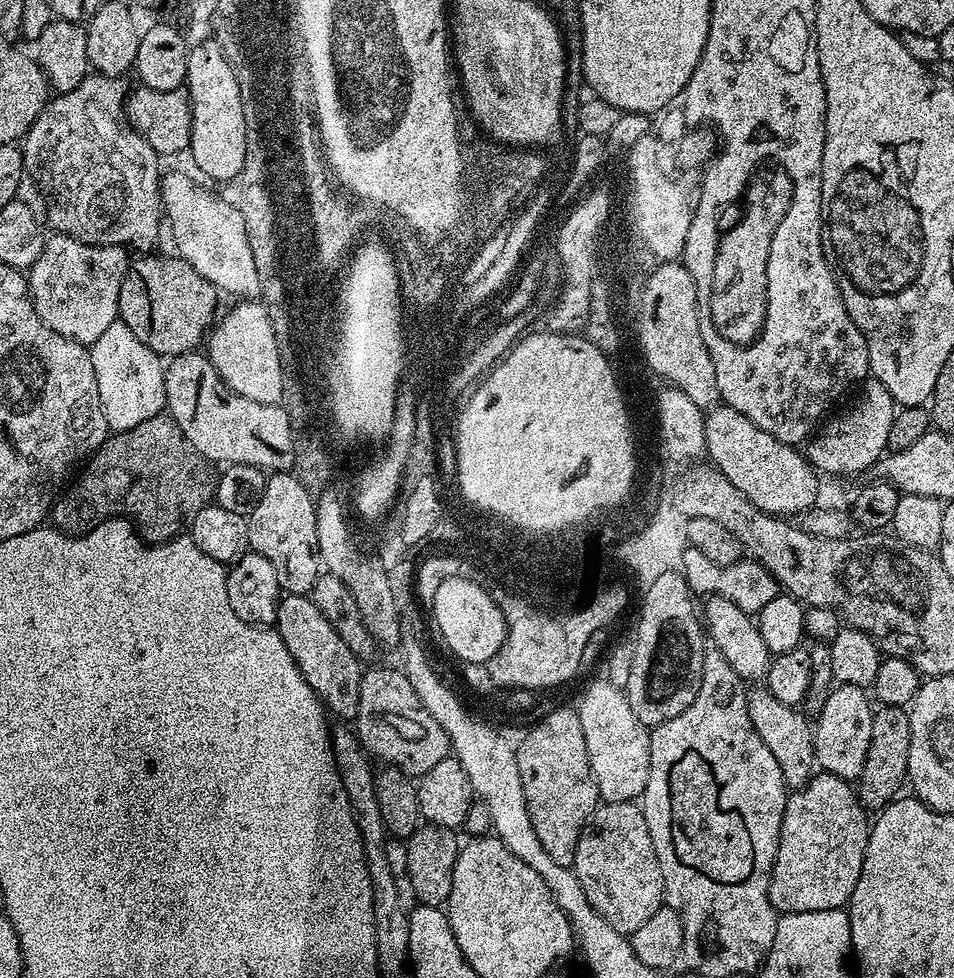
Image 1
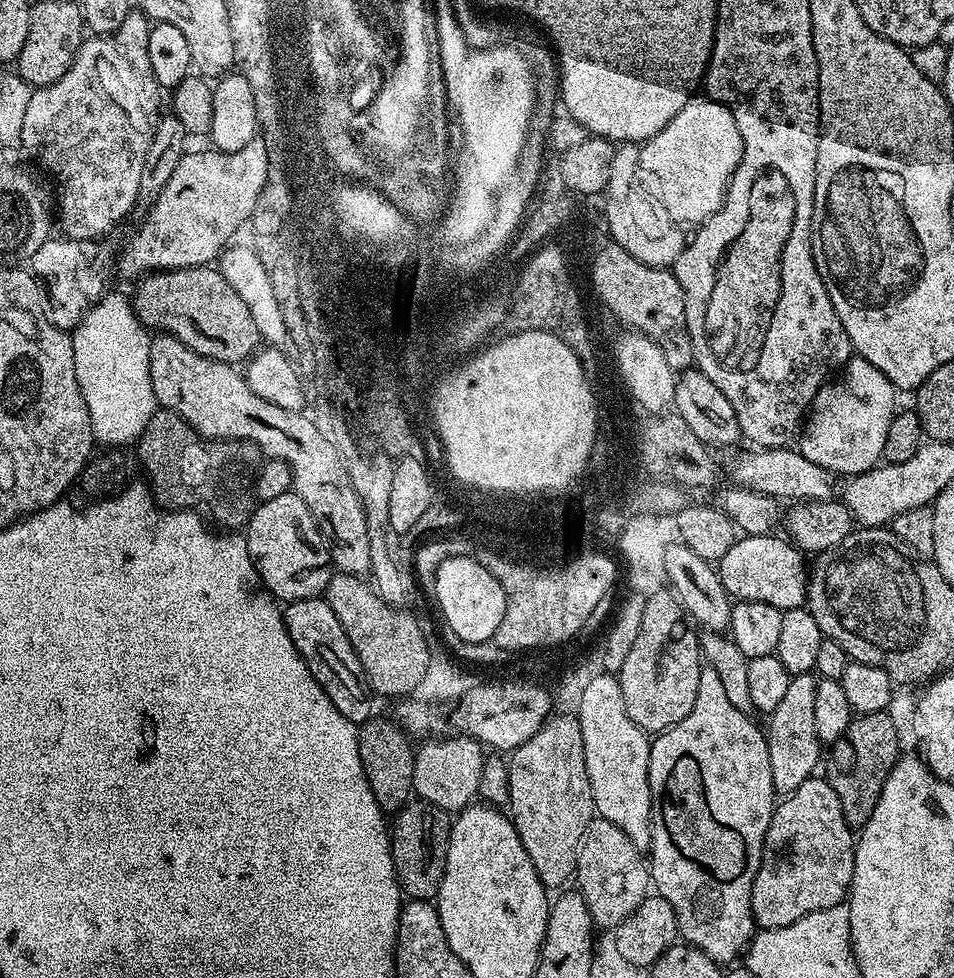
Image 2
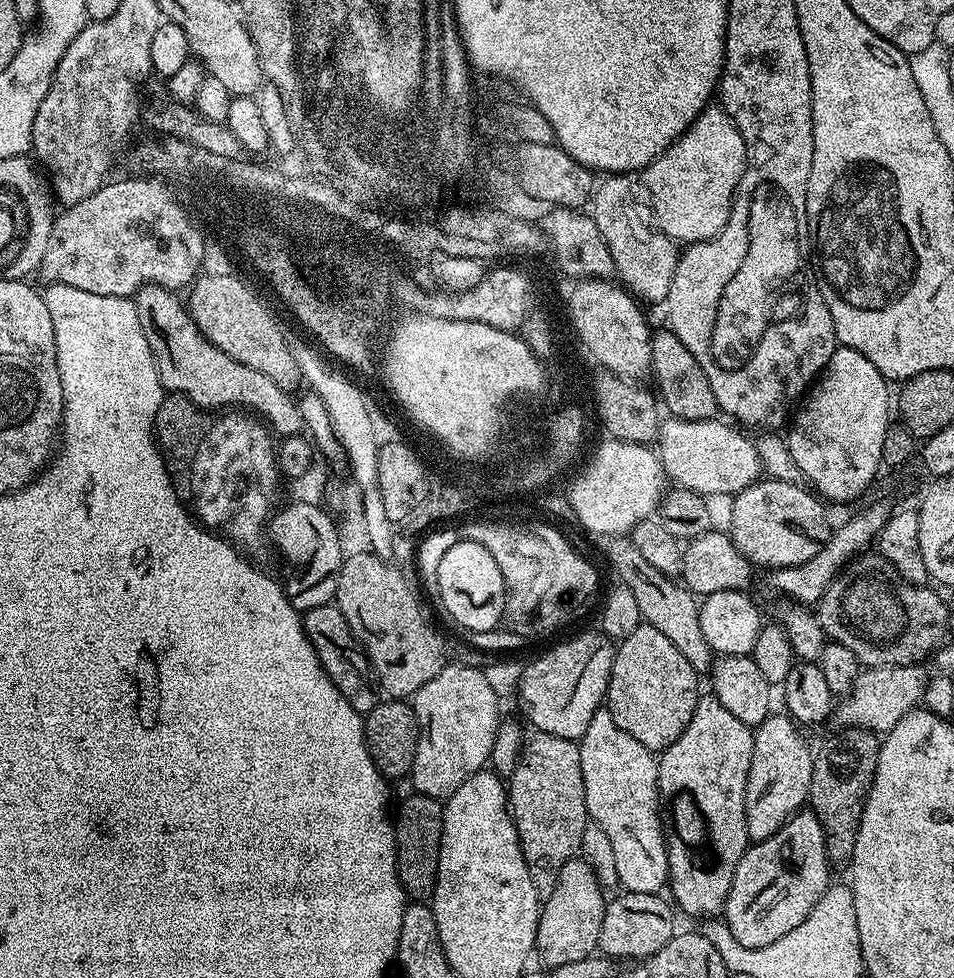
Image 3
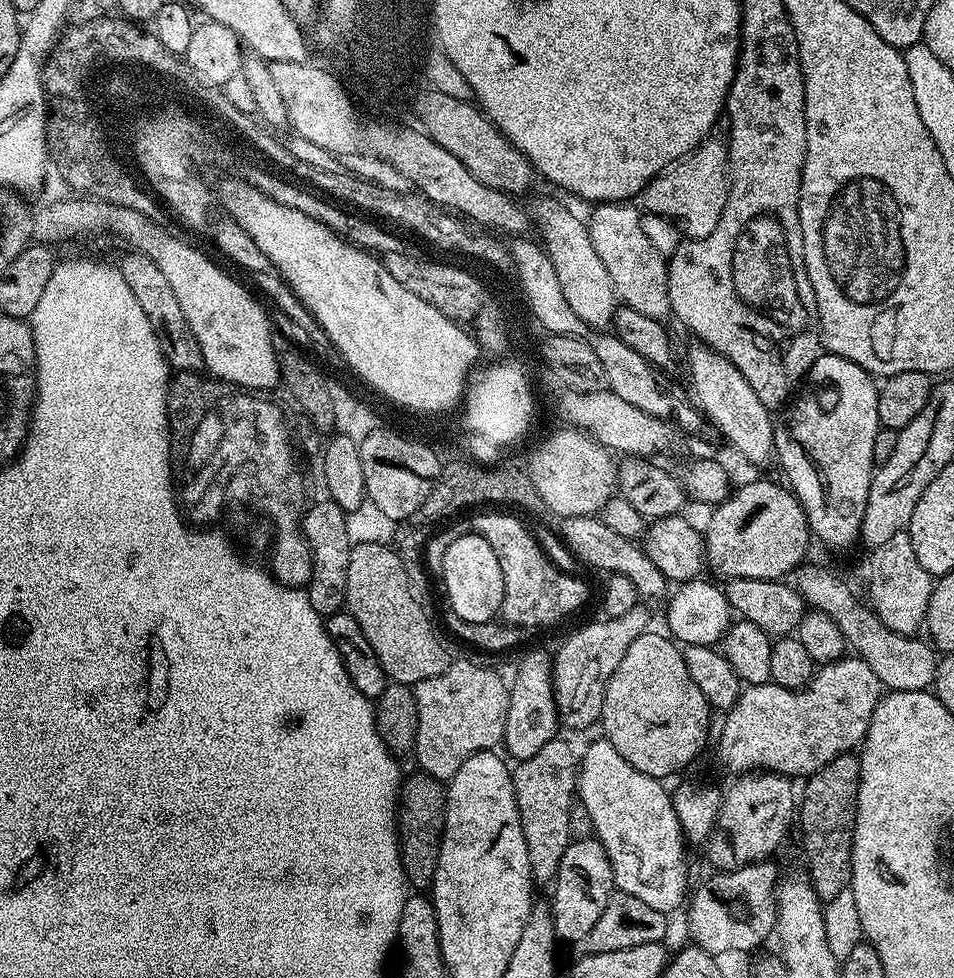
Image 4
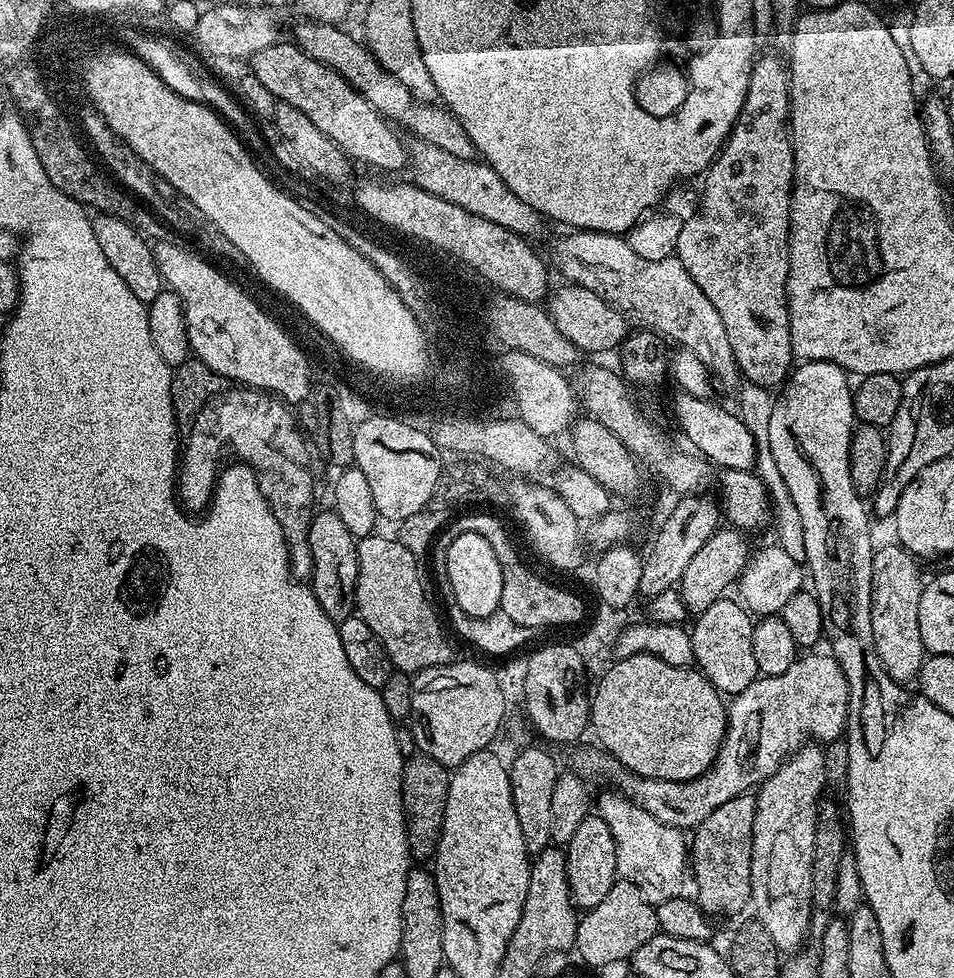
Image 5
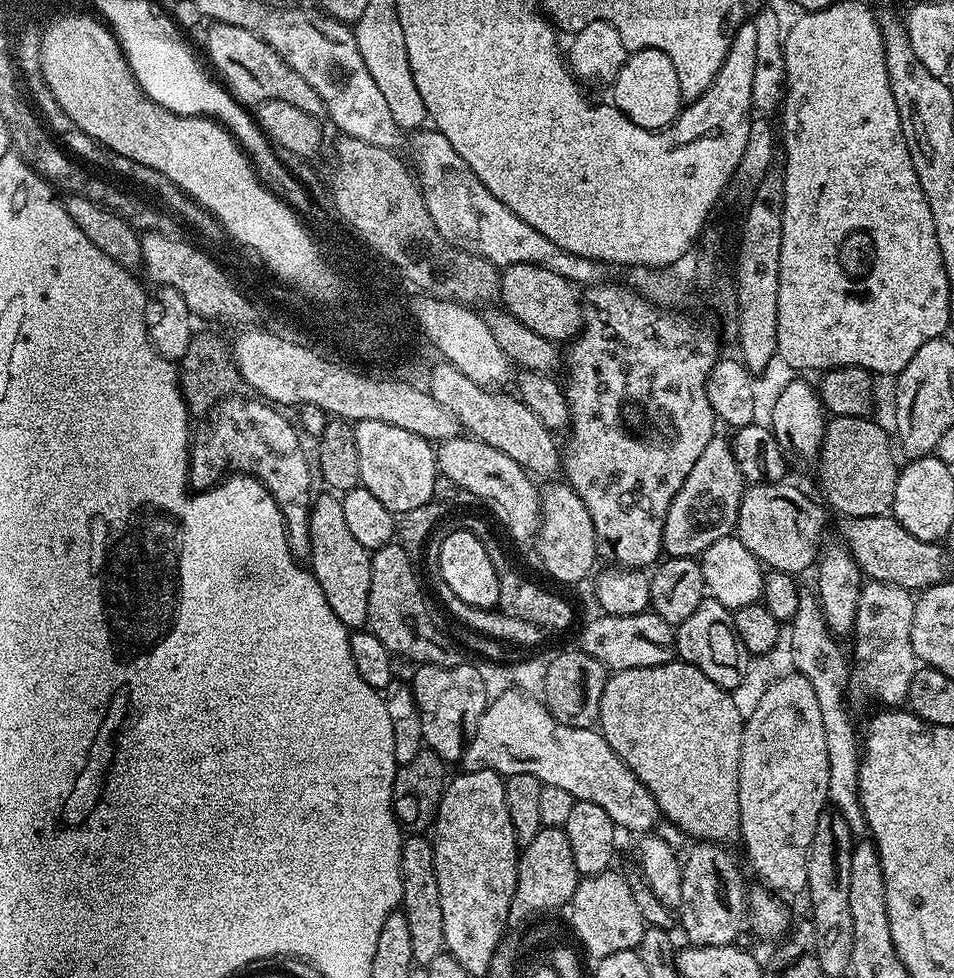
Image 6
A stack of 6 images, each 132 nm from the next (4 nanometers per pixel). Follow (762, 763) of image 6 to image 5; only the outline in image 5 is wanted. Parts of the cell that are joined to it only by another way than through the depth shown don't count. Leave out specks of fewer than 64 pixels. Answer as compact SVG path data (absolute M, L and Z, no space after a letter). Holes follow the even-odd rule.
M819 743L805 744L793 752L782 766L778 766L774 774L767 776L755 793L750 904L753 909L756 907L755 919L766 926L770 938L774 938L774 946L784 954L797 951L808 940L808 927L812 921L810 890L814 834L826 789L824 754L825 749Z

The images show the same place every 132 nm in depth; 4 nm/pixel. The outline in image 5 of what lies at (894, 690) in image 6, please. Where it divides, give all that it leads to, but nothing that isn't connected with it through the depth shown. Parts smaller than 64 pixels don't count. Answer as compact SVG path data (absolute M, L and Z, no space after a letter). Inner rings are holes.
M899 543L884 544L872 553L872 609L870 626L874 630L876 656L897 682L912 682L920 675L926 659L922 635L918 628L918 602L924 593L917 557L901 548Z

